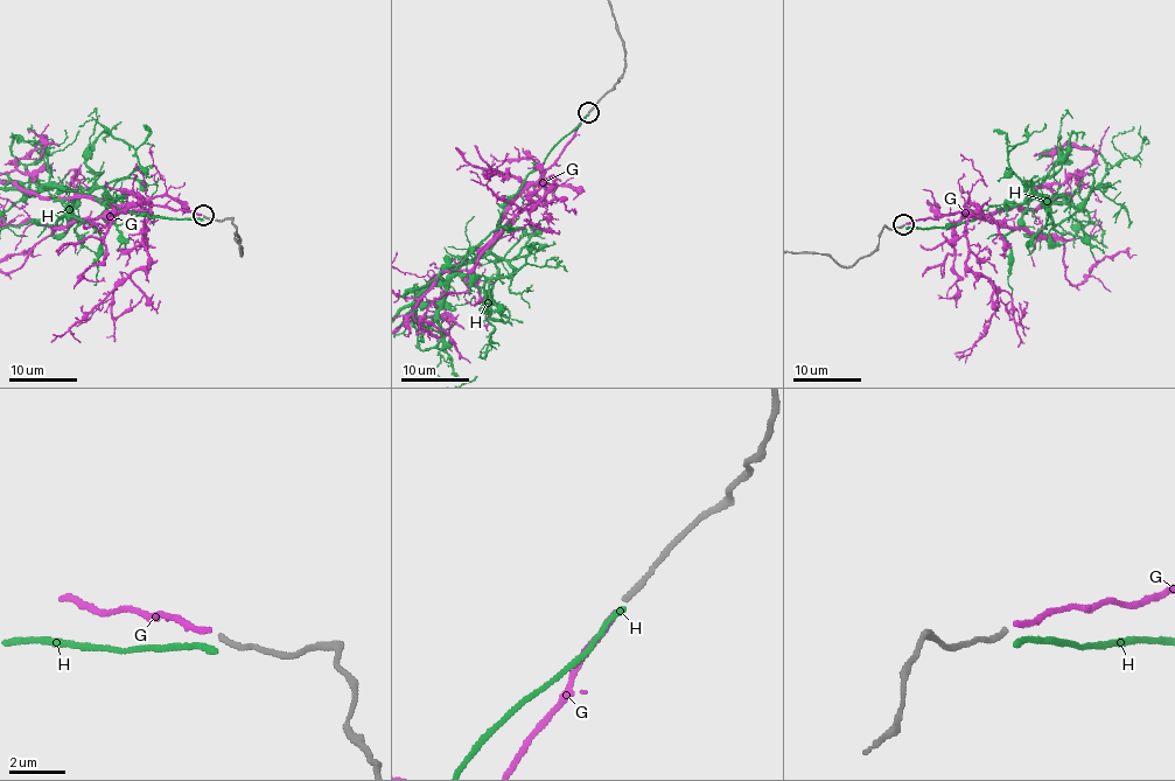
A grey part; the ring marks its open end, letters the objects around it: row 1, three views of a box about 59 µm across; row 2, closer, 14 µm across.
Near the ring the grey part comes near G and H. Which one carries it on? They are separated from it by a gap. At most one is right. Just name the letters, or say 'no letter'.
G

